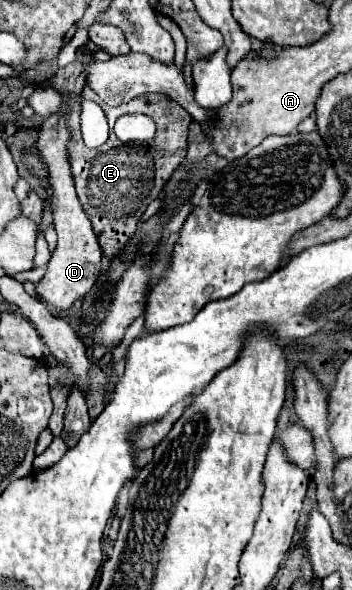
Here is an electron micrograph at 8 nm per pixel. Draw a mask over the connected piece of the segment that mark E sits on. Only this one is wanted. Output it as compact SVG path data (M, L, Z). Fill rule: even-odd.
M85 87L81 99L91 99L91 101L99 103L101 109L105 111L111 127L113 127L113 119L119 119L121 115L127 115L127 113L143 113L143 115L151 117L157 125L157 133L151 141L119 143L119 139L111 131L105 145L101 145L97 149L89 149L89 147L85 147L83 137L81 137L81 123L79 123L81 103L75 101L71 105L73 109L69 115L69 127L71 127L73 139L69 143L69 163L71 163L73 177L75 177L77 197L87 213L89 221L93 223L93 231L99 239L103 255L107 259L115 259L123 251L129 237L135 233L137 223L139 223L141 215L145 213L147 205L159 195L159 191L169 181L171 173L185 159L191 117L183 107L179 107L173 99L169 99L161 93L147 93L147 95L131 99L129 103L125 103L121 107L109 107L89 87Z

